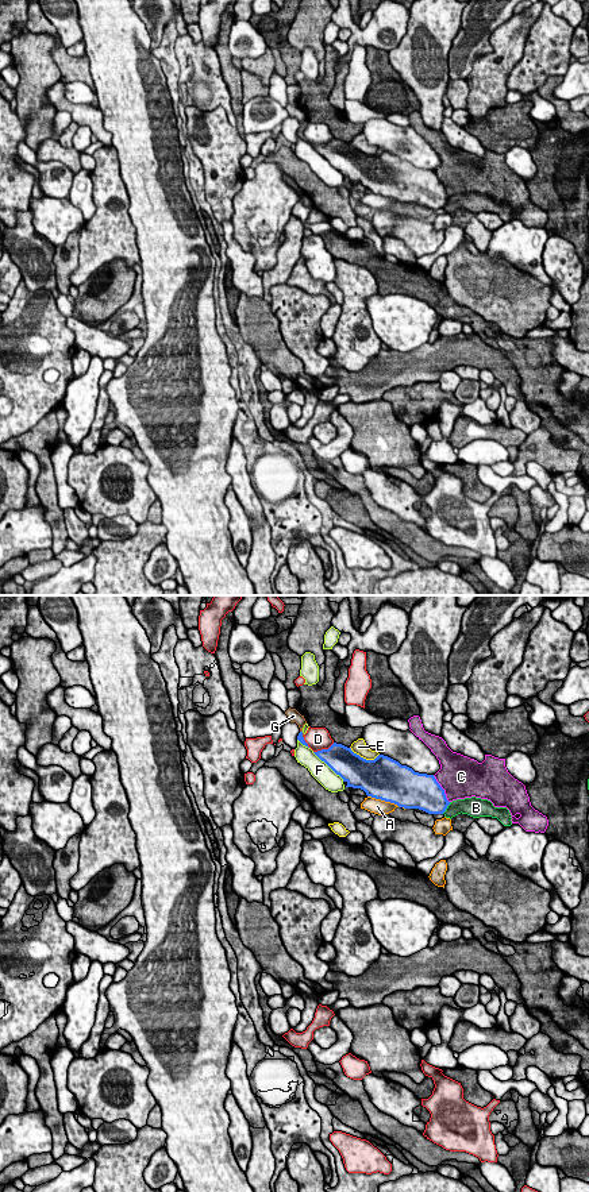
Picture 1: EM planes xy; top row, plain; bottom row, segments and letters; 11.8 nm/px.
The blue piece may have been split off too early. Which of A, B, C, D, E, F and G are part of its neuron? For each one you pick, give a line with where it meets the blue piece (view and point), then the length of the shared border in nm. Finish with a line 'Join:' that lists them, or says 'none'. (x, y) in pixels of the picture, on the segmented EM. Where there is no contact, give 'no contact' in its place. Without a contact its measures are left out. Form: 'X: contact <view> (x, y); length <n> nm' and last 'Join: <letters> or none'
G: contact xy (301, 735); length 100 nm
Join: G

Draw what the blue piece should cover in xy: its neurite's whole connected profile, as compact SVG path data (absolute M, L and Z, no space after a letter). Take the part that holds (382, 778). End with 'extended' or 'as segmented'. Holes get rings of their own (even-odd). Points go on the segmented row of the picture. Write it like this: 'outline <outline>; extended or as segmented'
outline M336 742L313 753L347 783L346 787L361 788L367 796L428 814L443 814L450 805L434 775L415 772L388 756L366 760Z; as segmented

